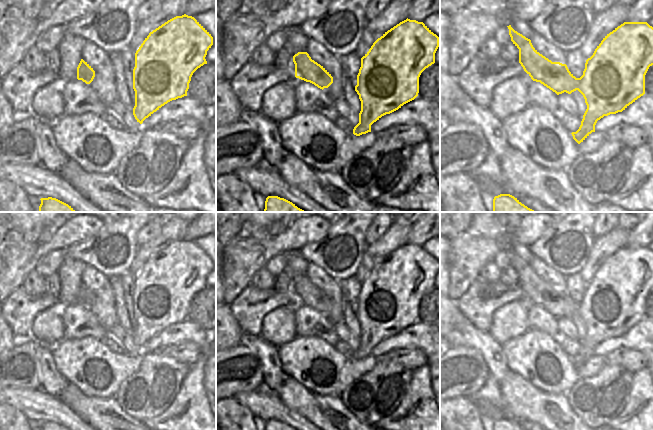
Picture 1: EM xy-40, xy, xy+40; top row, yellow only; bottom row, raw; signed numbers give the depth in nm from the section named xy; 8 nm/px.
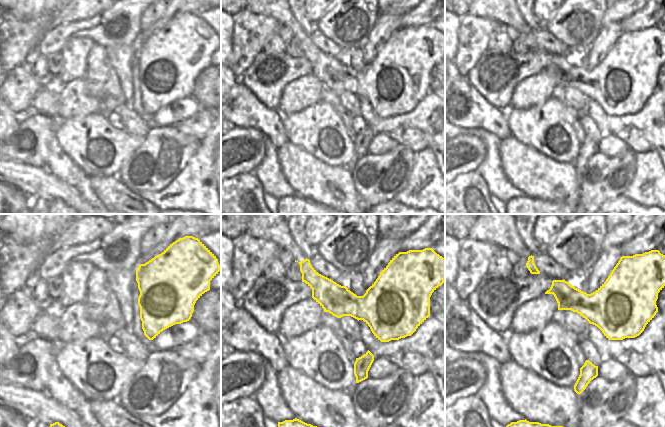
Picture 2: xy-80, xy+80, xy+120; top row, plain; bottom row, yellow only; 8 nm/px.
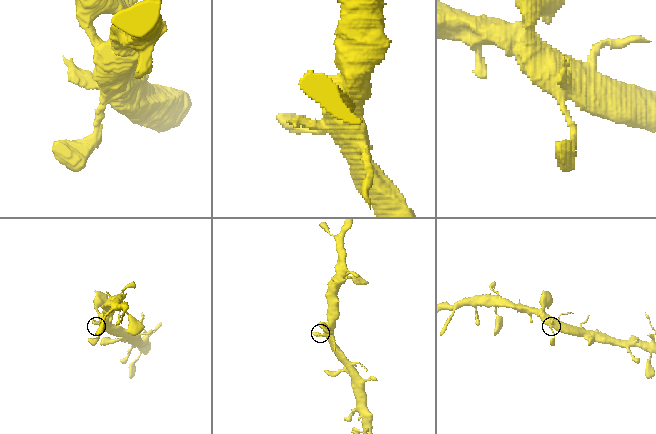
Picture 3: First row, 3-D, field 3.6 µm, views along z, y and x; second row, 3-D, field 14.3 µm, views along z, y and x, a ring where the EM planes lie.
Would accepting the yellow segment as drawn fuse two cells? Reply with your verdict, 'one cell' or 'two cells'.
one cell

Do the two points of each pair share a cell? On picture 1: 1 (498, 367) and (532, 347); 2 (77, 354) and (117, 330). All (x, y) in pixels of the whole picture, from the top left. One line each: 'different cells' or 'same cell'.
1: different cells
2: different cells

